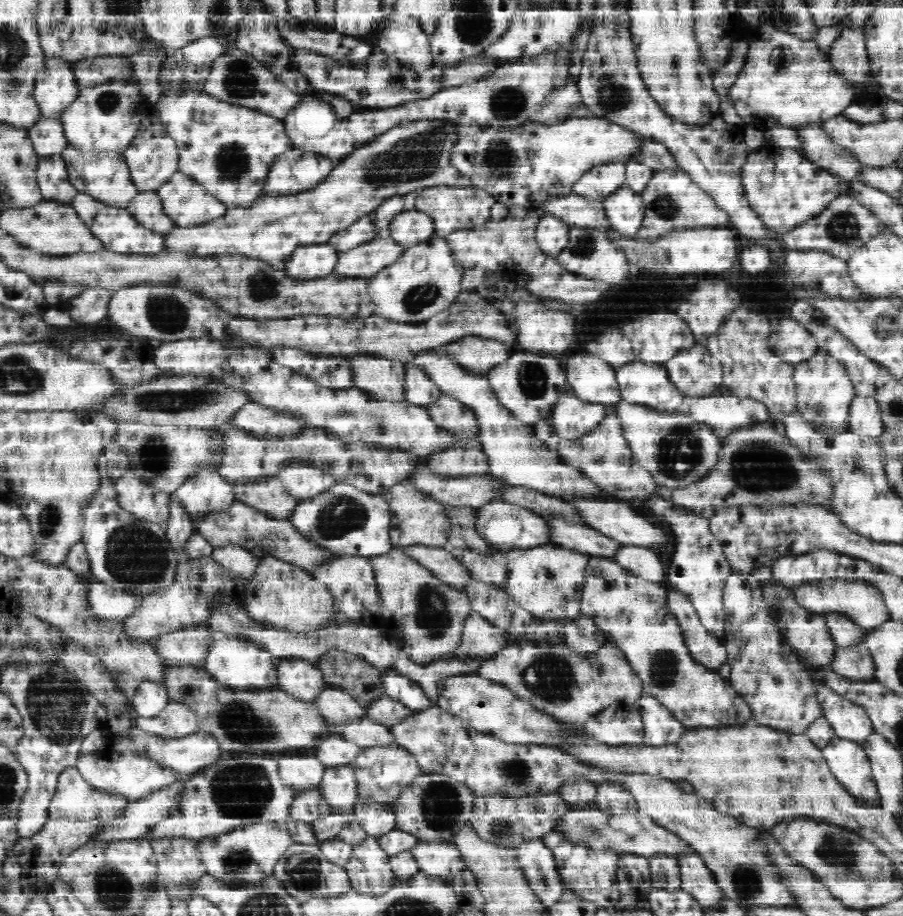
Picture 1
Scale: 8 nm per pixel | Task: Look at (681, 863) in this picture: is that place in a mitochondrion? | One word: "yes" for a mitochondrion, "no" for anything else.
no

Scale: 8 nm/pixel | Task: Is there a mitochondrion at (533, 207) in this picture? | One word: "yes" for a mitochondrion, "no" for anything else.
no

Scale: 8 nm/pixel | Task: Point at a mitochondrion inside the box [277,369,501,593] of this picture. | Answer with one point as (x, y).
(345, 515)

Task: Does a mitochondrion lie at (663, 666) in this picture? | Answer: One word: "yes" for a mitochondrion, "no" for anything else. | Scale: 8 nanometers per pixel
yes

